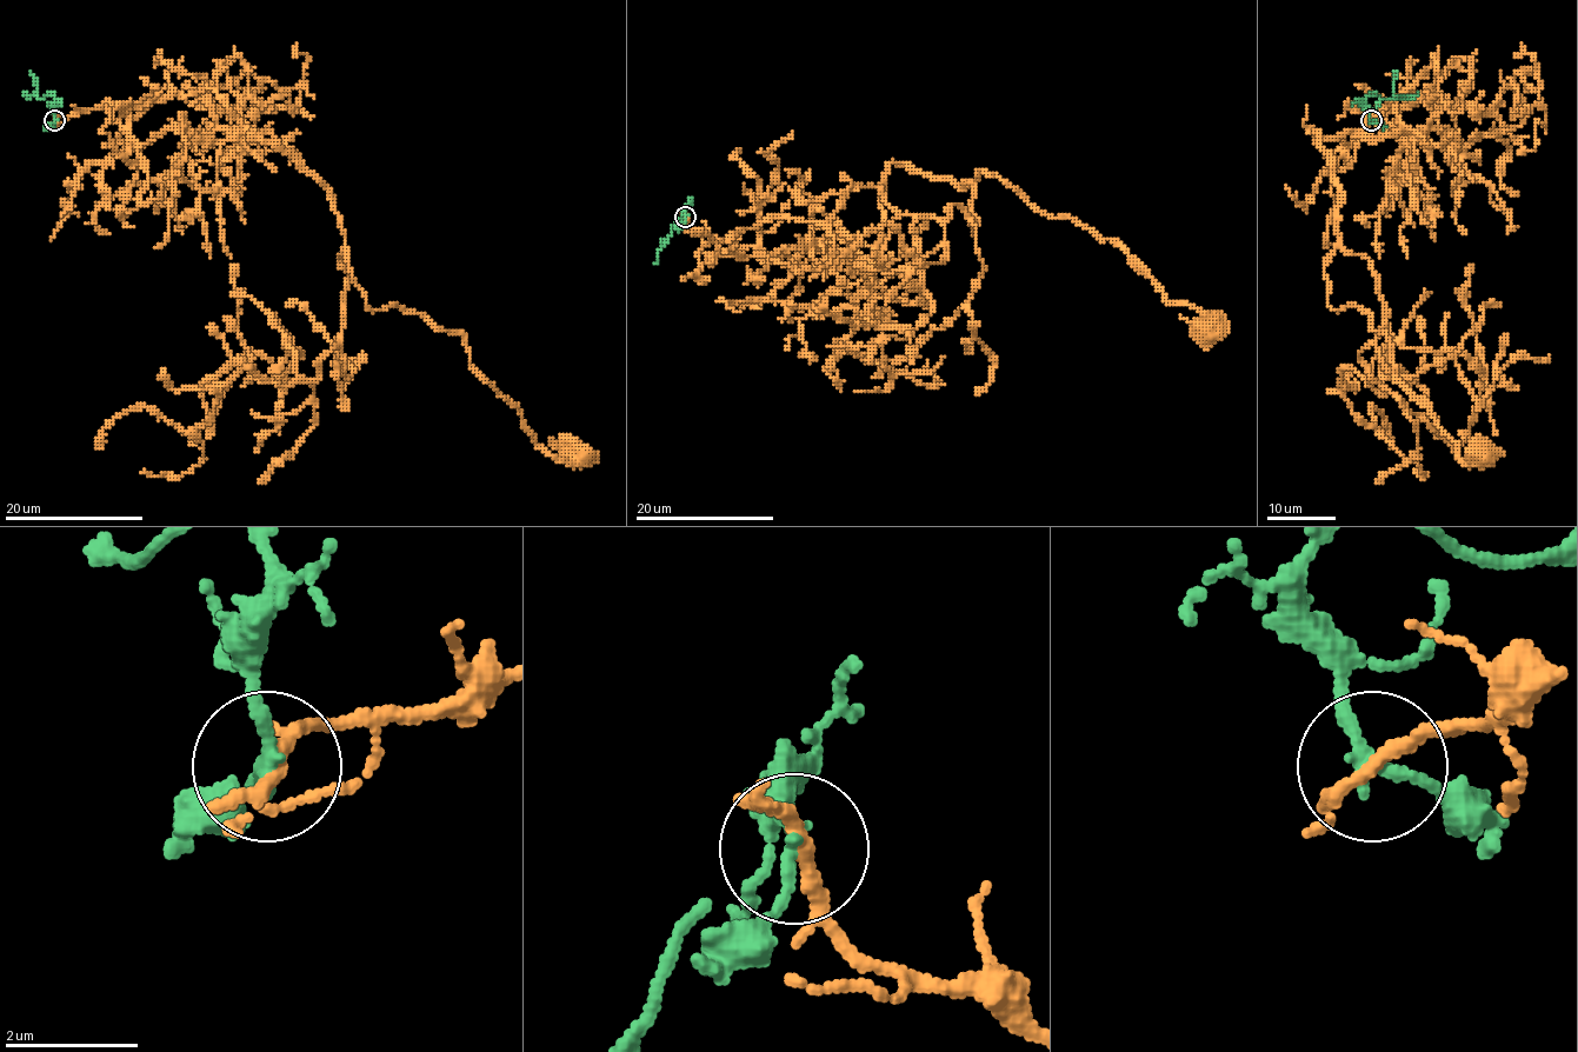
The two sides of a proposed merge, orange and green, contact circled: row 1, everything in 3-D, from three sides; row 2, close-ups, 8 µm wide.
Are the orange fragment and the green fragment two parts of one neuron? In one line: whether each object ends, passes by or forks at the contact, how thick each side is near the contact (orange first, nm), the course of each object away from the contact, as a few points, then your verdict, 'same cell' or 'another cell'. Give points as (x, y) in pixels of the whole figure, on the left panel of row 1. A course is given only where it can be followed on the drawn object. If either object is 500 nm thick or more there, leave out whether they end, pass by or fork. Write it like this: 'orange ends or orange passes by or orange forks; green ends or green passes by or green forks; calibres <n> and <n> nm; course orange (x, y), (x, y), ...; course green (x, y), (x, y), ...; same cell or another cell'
orange passes by; green passes by; calibres 200 and 200 nm; course orange (55, 120), (211, 90), (328, 191), (365, 304), (459, 332), (540, 446), (578, 454); course green (55, 120), (52, 94), (41, 99), (26, 98), (24, 93); another cell

